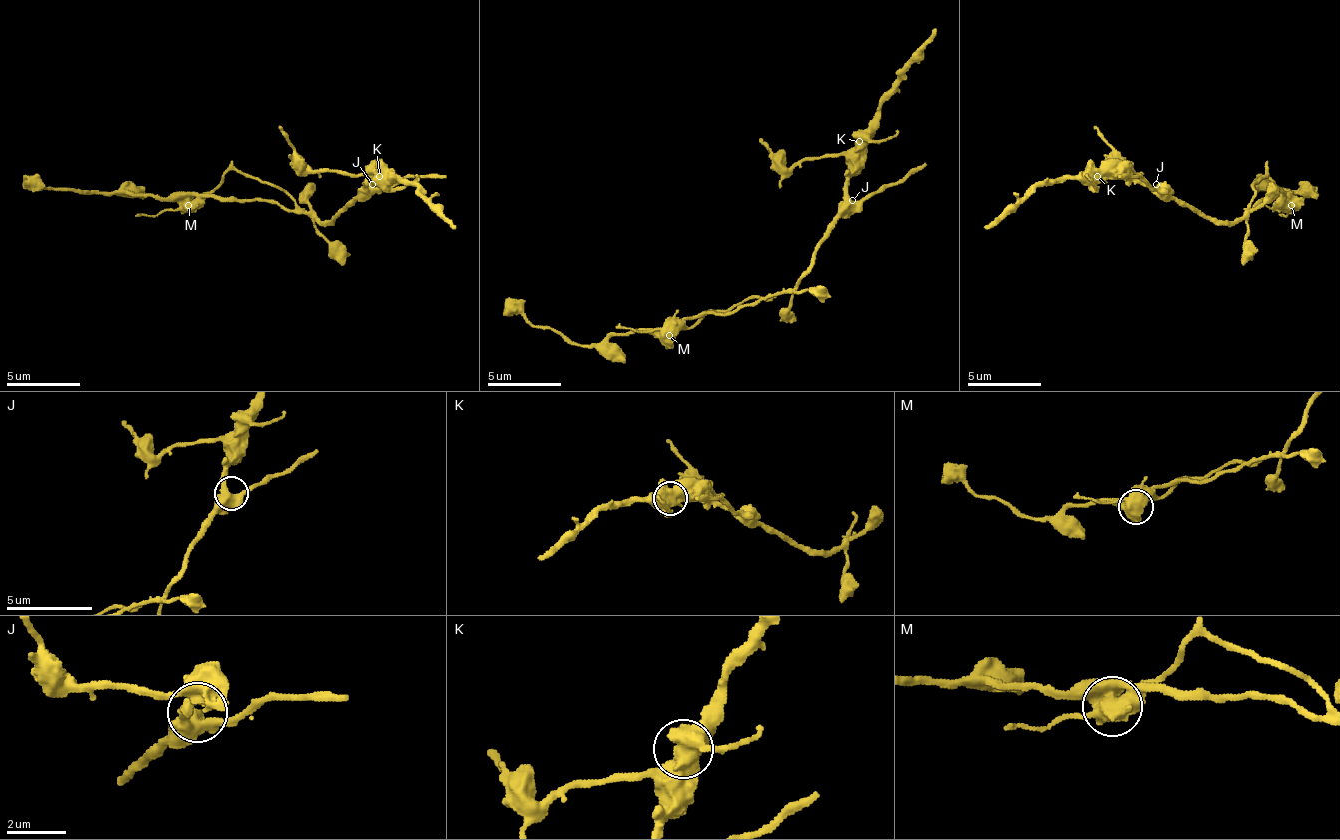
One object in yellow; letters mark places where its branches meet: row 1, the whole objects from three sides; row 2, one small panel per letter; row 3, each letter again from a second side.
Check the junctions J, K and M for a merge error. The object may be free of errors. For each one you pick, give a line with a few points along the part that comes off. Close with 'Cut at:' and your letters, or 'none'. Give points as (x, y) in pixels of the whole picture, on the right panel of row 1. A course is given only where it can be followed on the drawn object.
M: Course of the part to remove: (1292, 206), (1266, 169), (1255, 187), (1244, 265)
Cut at: M

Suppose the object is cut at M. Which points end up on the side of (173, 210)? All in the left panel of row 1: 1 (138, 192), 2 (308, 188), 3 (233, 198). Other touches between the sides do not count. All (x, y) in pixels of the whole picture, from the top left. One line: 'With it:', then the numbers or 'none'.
With it: none

